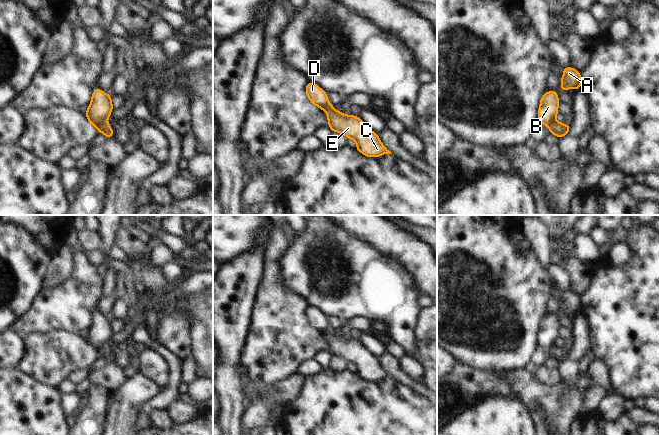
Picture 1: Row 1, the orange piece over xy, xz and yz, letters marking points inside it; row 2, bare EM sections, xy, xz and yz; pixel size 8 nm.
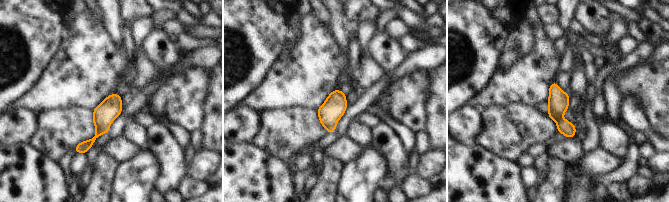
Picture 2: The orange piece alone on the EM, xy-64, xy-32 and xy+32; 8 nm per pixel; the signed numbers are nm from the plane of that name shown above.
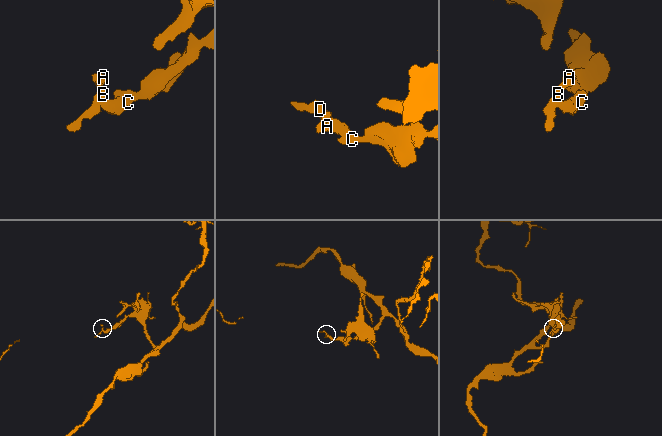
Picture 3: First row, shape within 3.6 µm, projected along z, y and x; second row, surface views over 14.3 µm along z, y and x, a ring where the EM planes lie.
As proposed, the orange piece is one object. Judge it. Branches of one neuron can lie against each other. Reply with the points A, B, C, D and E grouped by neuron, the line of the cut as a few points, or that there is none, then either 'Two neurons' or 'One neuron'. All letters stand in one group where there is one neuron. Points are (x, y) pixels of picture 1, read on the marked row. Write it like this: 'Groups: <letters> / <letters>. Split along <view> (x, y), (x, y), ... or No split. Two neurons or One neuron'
Groups: A B D / C E. Split along xy (106, 120), (98, 130). Two neurons.

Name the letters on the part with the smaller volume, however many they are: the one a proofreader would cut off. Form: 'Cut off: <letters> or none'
Cut off: A, B, D

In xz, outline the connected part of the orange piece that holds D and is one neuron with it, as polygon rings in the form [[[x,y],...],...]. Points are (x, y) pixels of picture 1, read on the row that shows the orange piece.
[[[308,82],[305,87],[308,99],[311,103],[322,109],[329,104],[327,93],[322,90],[317,84]]]

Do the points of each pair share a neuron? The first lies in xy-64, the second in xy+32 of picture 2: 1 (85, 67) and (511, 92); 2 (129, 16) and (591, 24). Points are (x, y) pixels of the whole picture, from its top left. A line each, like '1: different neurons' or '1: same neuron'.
1: same neuron
2: same neuron

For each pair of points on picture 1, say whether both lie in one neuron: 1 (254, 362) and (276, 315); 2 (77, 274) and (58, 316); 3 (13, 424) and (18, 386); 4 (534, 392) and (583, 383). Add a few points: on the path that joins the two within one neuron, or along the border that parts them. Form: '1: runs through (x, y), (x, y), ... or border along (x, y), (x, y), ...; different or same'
1: runs through (266, 350), (276, 340), (276, 327); same
2: runs through (75, 284), (74, 300), (68, 306); same
3: runs through (13, 415), (13, 395); same
4: runs through (546, 394), (572, 394); same

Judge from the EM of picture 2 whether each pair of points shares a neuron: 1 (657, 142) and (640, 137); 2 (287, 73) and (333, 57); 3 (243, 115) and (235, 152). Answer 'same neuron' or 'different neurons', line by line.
1: same neuron
2: same neuron
3: different neurons

